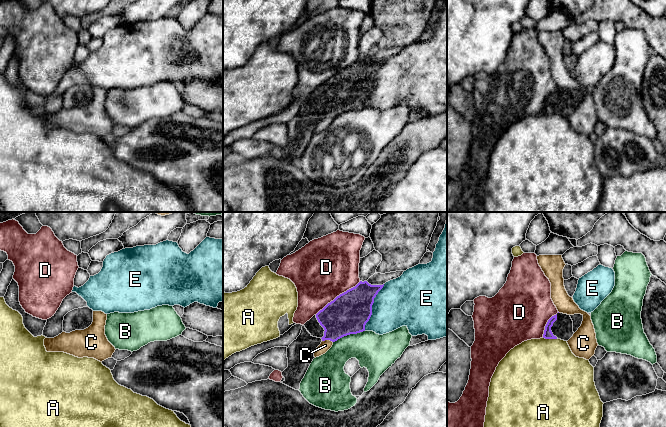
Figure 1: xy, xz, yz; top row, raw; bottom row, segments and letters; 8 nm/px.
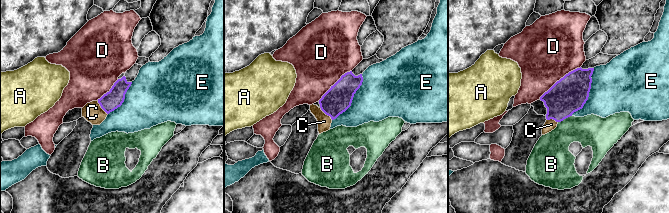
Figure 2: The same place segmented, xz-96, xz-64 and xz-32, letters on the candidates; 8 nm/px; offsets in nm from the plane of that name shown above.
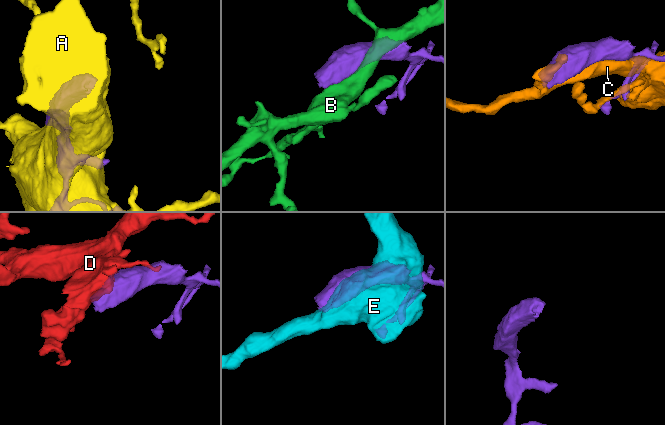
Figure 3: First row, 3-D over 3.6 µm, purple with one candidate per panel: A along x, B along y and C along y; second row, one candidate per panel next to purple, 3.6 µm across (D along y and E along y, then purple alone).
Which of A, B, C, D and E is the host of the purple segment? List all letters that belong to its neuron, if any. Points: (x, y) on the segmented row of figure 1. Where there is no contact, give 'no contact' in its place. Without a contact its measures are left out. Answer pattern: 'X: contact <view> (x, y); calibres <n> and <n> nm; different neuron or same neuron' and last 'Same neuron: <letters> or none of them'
A: contact yz (550, 338); calibres 70 and 480 nm; different neuron
B: contact xz (348, 334); calibres 320 and 280 nm; different neuron
C: contact xz (327, 339); calibres 320 and 80 nm; different neuron
D: contact xz (337, 296); calibres 320 and 480 nm; different neuron
E: contact xz (371, 307); calibres 320 and 380 nm; different neuron
Same neuron: none of them

